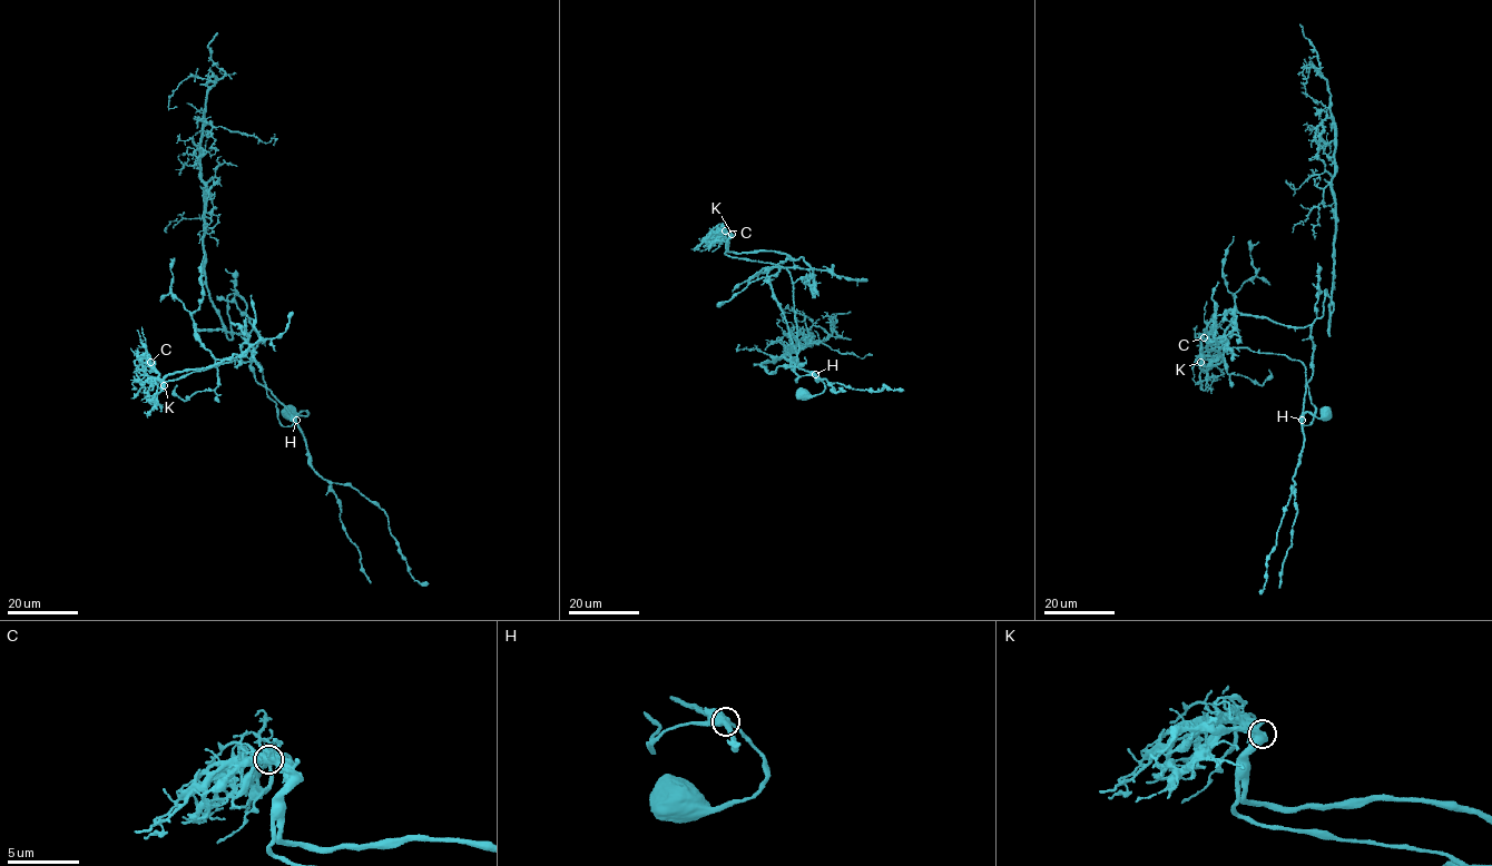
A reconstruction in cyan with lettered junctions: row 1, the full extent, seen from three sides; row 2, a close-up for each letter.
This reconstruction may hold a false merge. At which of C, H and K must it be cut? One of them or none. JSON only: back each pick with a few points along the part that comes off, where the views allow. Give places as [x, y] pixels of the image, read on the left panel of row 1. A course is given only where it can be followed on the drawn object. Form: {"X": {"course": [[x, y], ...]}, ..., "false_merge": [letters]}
{"H": {"course": [[296, 420], [283, 426], [253, 361], [223, 362], [162, 387], [168, 375], [244, 355], [248, 338], [231, 322]]}, "false_merge": ["H"]}

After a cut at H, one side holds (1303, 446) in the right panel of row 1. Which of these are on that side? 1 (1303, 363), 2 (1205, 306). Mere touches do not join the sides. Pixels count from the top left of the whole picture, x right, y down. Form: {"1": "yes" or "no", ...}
{"1": "no", "2": "no"}

